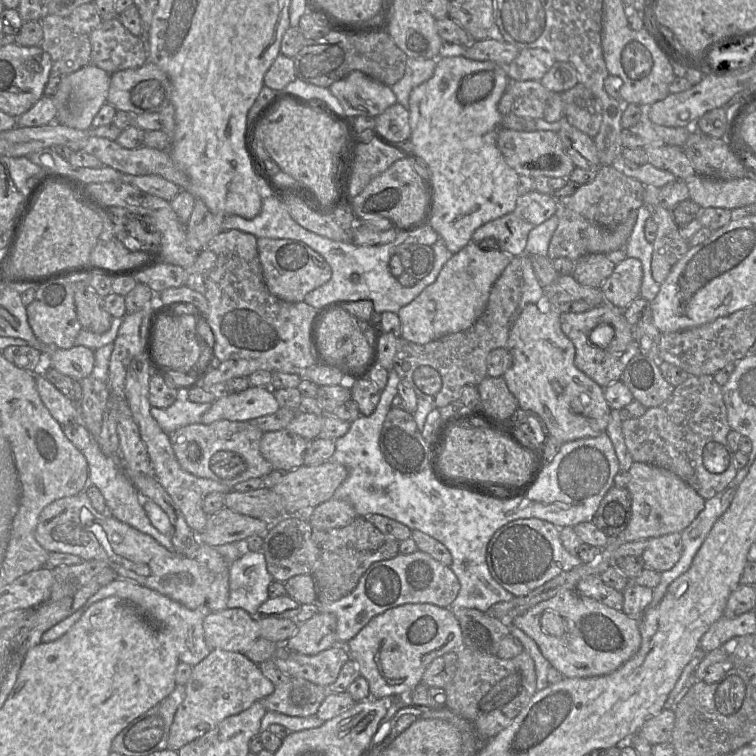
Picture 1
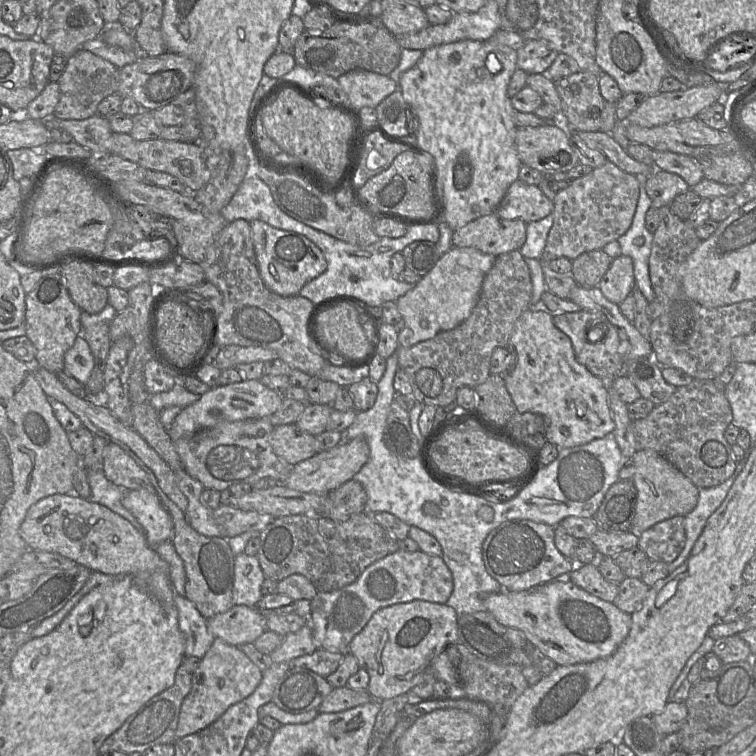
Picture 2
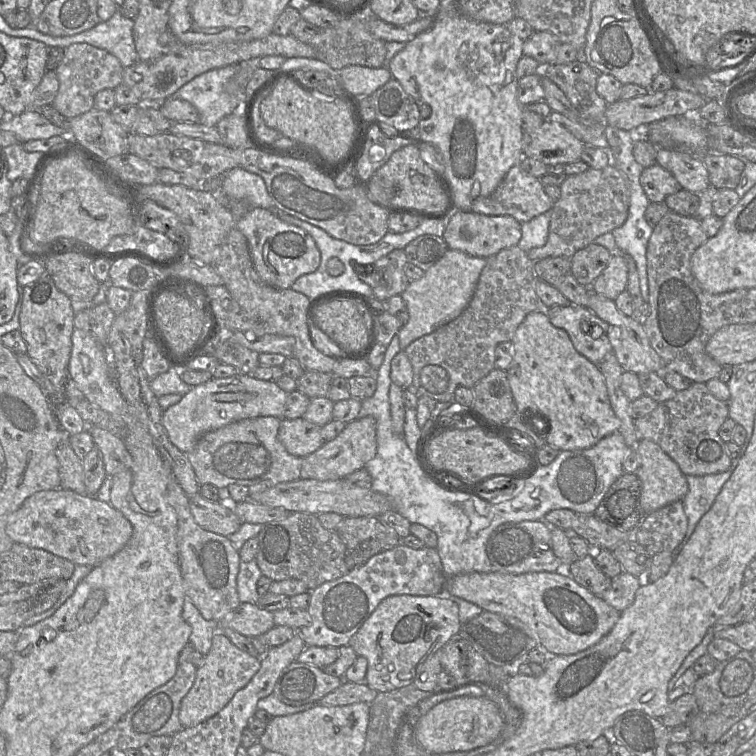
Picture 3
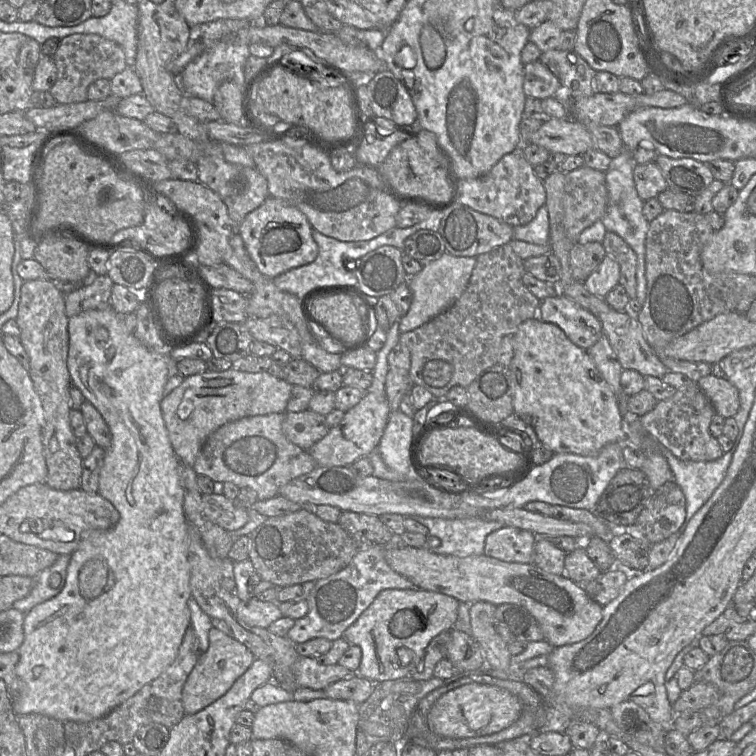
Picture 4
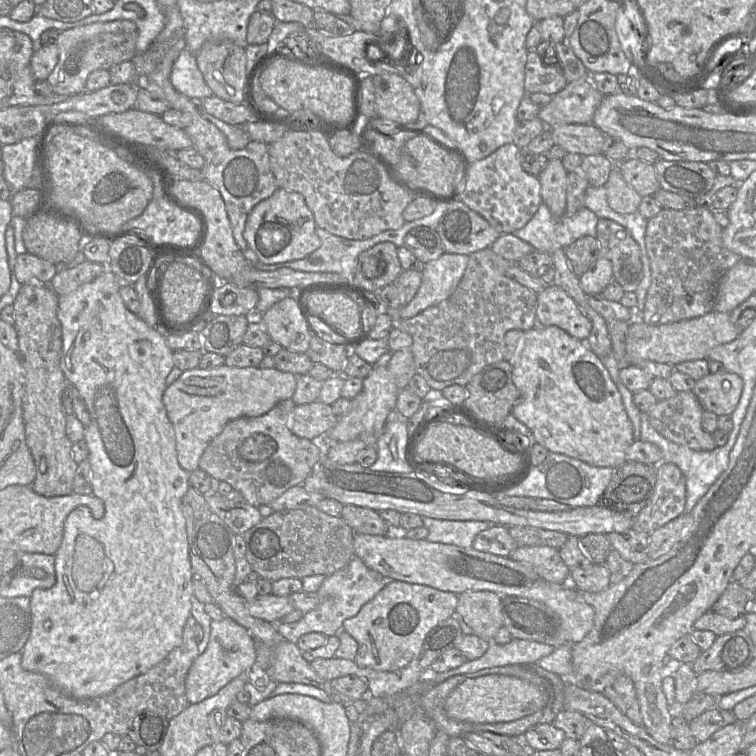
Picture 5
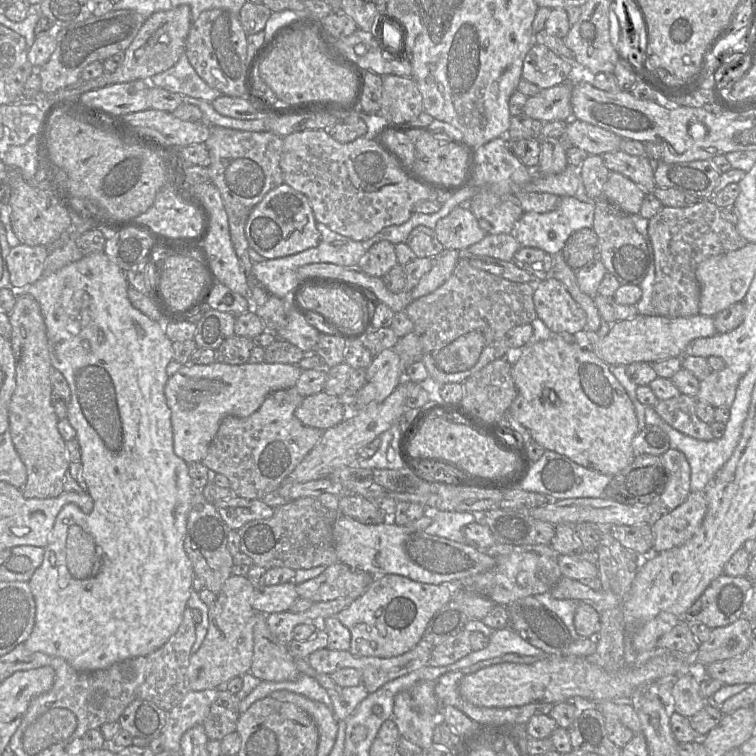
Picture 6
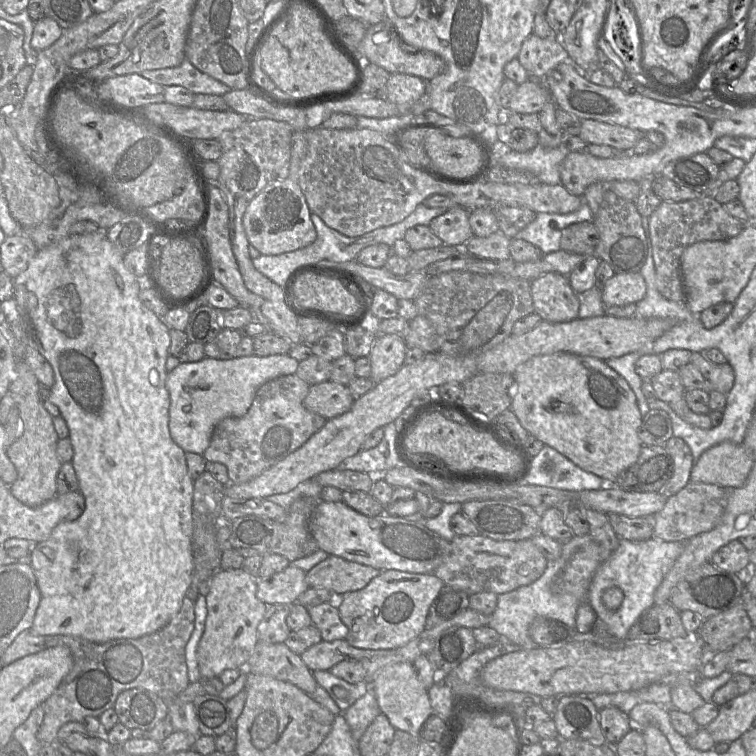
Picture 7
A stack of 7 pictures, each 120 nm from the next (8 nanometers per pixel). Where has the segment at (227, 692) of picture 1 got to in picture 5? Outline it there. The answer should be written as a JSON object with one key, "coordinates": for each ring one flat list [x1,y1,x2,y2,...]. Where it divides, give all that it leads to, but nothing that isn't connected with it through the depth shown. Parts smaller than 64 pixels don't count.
{"coordinates":[[229,617,212,620,210,638,205,651,193,661,186,678,186,697,189,704,199,703,219,692,243,672,255,669,255,640,249,632]]}

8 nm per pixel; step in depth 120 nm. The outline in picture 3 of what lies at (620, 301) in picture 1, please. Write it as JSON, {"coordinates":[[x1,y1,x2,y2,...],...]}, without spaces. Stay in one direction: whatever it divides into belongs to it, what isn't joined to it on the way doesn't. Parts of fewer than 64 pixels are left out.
{"coordinates":[[613,253,608,266,596,278,590,291,610,300,615,300,627,288,628,270,625,256]]}

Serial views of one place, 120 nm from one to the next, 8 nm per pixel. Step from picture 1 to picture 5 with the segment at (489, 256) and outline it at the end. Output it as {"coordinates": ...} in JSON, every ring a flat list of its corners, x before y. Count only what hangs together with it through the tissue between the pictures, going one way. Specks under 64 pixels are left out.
{"coordinates":[[445,252,422,267,421,285,414,298,398,312,401,319,412,318,426,308,447,299,457,288,469,255]]}

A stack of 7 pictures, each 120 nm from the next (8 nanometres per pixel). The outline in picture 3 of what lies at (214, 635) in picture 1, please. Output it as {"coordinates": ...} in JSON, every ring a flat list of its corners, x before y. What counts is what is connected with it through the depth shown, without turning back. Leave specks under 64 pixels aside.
{"coordinates":[[240,602,218,626,231,628,248,638,255,638,275,626,274,615,273,612,261,609,257,604]]}

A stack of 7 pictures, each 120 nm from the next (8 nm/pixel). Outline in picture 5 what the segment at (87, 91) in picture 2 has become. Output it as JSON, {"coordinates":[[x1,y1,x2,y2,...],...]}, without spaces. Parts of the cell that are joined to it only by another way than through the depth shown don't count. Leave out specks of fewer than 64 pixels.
{"coordinates":[[130,20,95,22,59,32,56,41,58,62,47,78,53,93,67,97,83,93,90,73,100,69,109,70,116,64,132,60,137,37,137,26]]}

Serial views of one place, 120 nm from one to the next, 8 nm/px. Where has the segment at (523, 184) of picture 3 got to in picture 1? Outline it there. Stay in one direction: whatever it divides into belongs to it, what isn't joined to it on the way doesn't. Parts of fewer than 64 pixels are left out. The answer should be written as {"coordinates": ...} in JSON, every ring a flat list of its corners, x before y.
{"coordinates":[[534,190,517,197,516,207,512,213,537,226,555,215,556,209,557,199]]}

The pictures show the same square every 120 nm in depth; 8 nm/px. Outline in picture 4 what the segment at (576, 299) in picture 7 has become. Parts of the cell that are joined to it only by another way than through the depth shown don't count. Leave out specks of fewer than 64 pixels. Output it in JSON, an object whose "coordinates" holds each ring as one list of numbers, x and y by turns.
{"coordinates":[[559,293,541,301,537,317,560,327,576,346,588,350,602,336,599,318]]}

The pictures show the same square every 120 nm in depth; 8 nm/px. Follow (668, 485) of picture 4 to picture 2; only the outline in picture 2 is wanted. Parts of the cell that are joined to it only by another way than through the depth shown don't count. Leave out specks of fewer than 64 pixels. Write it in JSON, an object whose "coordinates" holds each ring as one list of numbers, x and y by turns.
{"coordinates":[[675,516,642,532,639,535,638,547,651,561,669,564,679,556,685,541,684,516]]}

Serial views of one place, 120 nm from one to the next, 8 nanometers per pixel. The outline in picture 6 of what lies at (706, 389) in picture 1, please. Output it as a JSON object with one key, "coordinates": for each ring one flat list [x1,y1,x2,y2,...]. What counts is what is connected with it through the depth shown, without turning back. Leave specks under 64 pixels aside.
{"coordinates":[[680,393,676,397,658,400,654,409,663,421,679,432,699,440,713,440,710,425,696,414,696,402,696,397]]}

